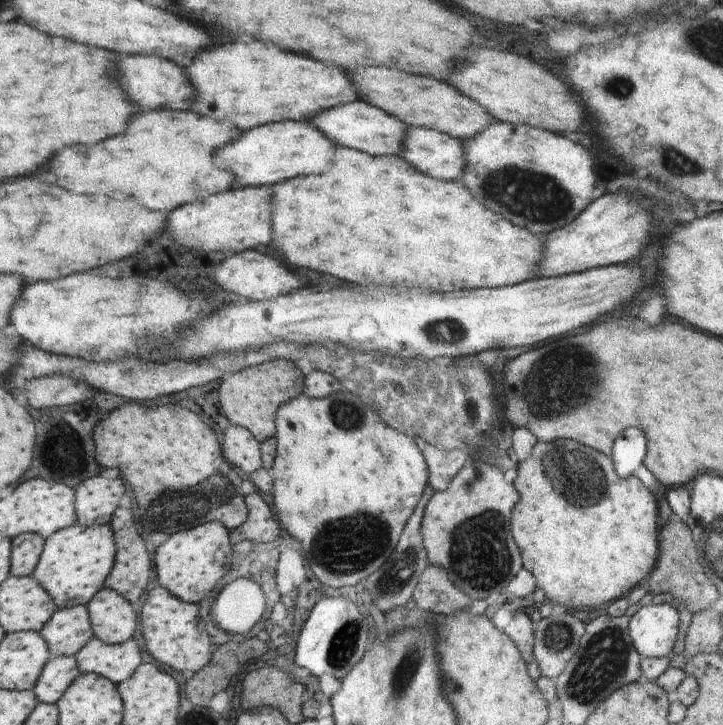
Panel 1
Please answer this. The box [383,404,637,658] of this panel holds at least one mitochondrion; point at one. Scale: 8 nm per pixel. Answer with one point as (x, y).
(480, 548)

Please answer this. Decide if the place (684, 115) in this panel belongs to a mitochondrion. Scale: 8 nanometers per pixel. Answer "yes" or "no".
no

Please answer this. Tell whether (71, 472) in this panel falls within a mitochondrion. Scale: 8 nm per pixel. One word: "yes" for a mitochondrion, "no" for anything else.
yes

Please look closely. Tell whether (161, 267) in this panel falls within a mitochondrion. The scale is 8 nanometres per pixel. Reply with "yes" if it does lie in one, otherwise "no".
no

